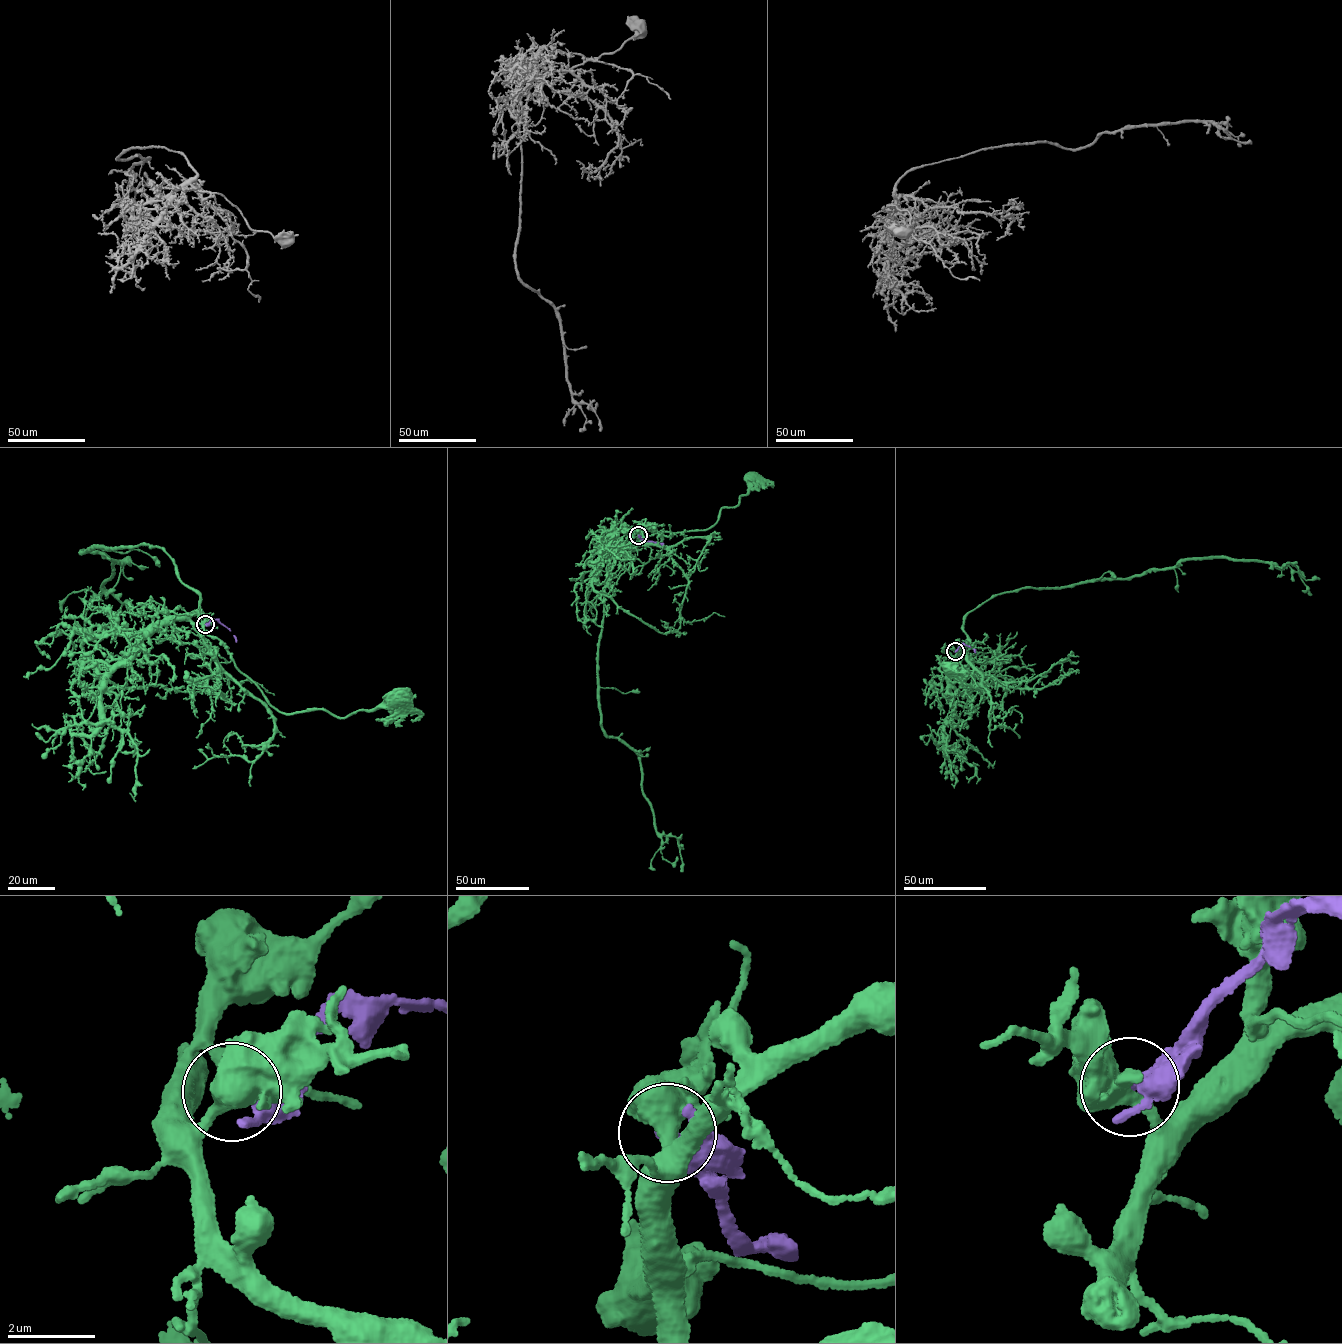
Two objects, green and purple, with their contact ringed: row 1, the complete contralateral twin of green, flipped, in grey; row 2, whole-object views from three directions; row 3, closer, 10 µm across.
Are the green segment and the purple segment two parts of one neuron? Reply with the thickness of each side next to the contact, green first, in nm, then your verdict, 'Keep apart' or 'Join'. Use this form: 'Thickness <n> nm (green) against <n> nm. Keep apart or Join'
Thickness 550 nm (green) against 280 nm. Keep apart

